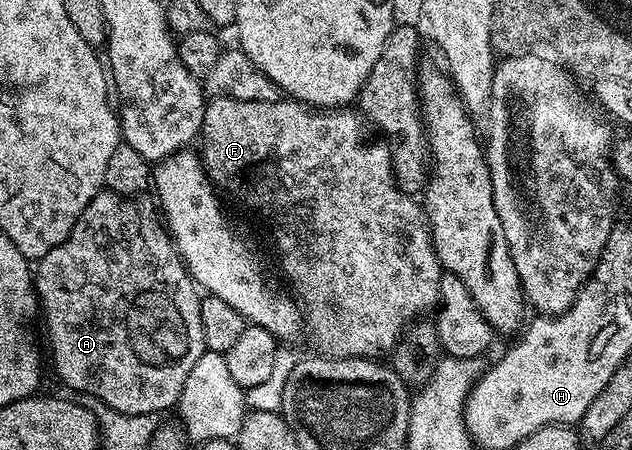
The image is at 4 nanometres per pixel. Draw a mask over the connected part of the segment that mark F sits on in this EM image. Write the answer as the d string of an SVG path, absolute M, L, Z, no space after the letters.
M213 97L206 102L205 112L203 113L203 125L201 126L201 133L199 136L199 154L201 156L201 163L205 167L206 173L209 175L209 180L213 182L214 188L218 192L230 195L233 199L238 199L245 207L250 207L263 222L269 226L269 231L273 234L273 247L277 250L277 259L281 262L281 271L285 274L285 279L290 283L292 294L299 300L300 306L303 308L303 319L307 324L307 331L314 335L313 343L318 347L320 354L325 357L332 357L334 359L371 359L374 361L380 360L382 357L388 356L393 348L401 341L401 336L405 334L405 328L410 323L420 320L422 317L434 310L438 306L441 298L441 276L443 268L435 249L433 248L433 234L429 231L429 220L425 218L424 206L414 196L409 195L403 191L400 185L397 184L397 178L393 175L393 151L385 143L380 143L377 139L369 139L370 128L367 126L366 120L362 118L356 110L353 109L318 109L308 106L304 103L298 103L288 97L282 97L275 101L239 101L238 99L222 99L220 97Z

